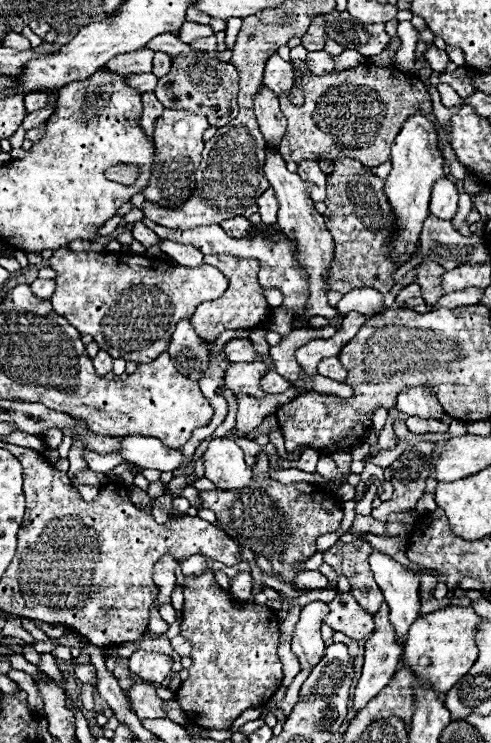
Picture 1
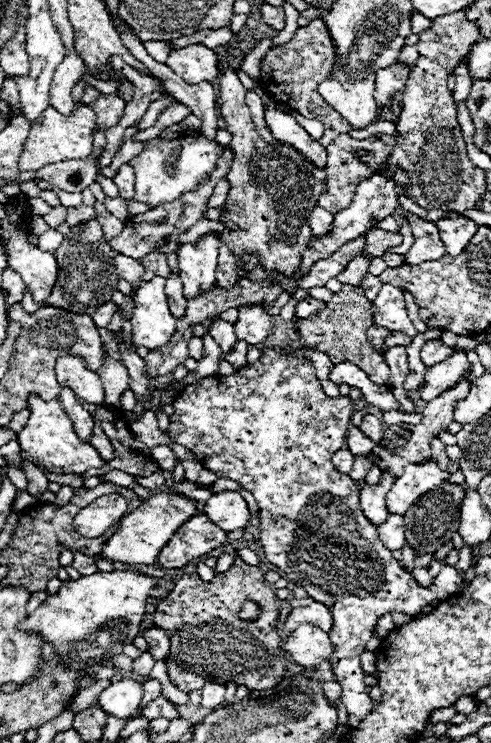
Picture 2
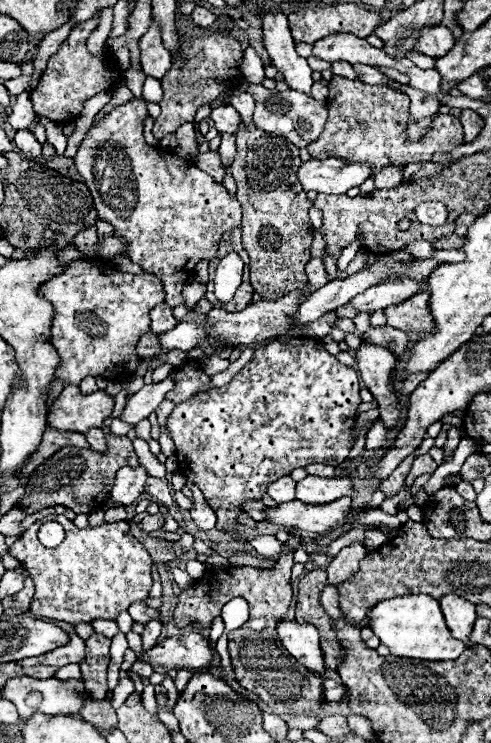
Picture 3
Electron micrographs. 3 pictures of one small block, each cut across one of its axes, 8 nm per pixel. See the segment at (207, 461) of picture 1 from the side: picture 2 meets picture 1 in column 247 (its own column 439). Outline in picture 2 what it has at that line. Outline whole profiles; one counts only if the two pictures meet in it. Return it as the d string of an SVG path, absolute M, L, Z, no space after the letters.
M434 458L420 464L408 464L404 474L392 484L386 496L386 508L392 514L404 514L418 500L418 496L438 488L438 484L448 480L448 476L450 474L442 472Z

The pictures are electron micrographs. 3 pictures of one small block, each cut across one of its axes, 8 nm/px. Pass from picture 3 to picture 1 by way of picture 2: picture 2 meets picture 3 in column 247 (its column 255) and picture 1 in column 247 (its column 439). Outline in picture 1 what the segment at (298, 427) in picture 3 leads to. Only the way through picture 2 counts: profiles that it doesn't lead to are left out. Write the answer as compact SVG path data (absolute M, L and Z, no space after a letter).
M238 574L230 580L230 596L238 602L246 602L252 592L252 578L250 574Z

